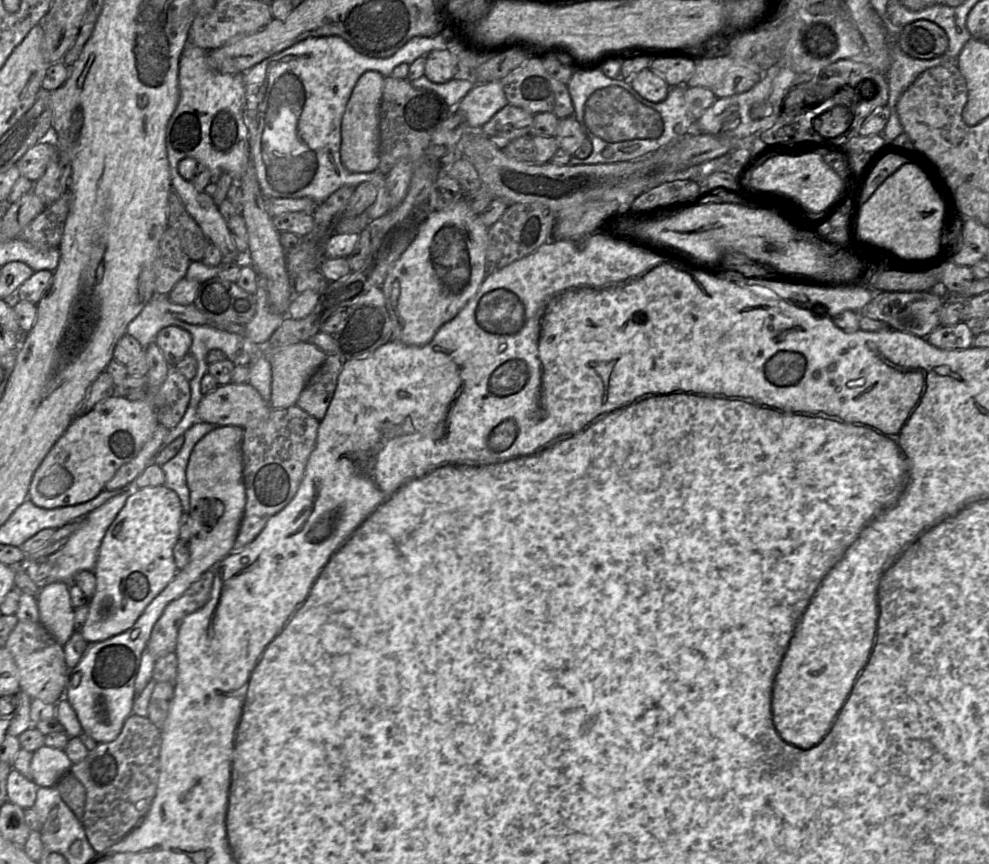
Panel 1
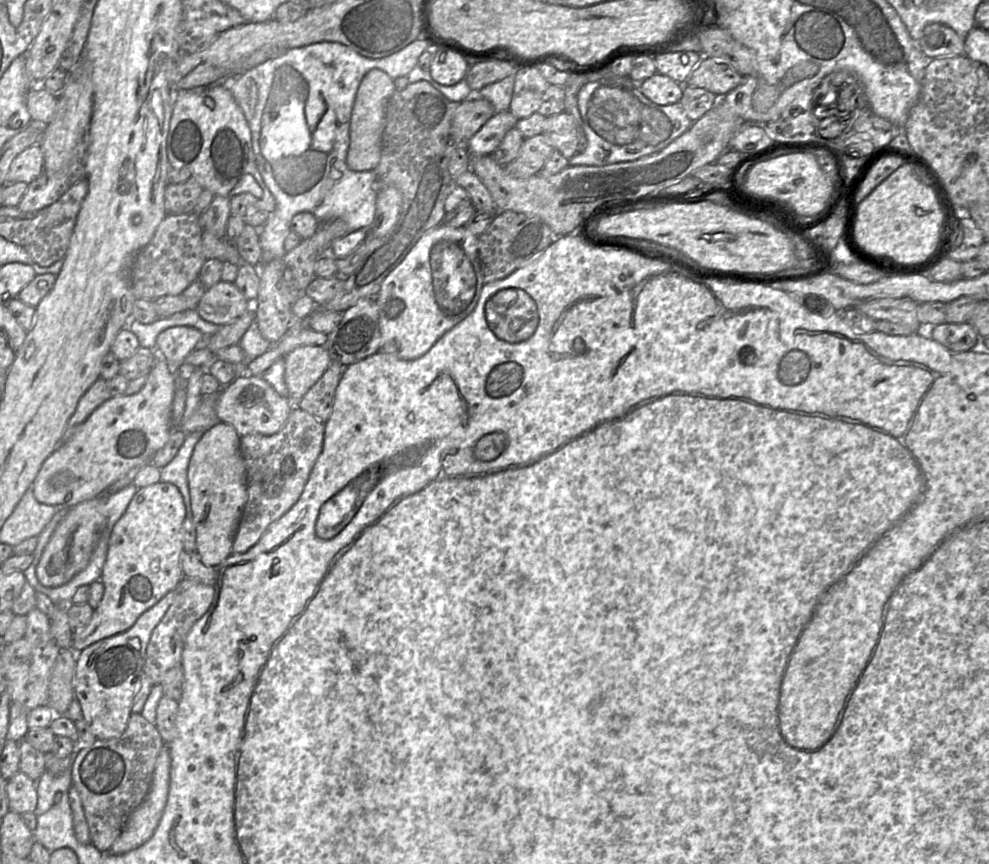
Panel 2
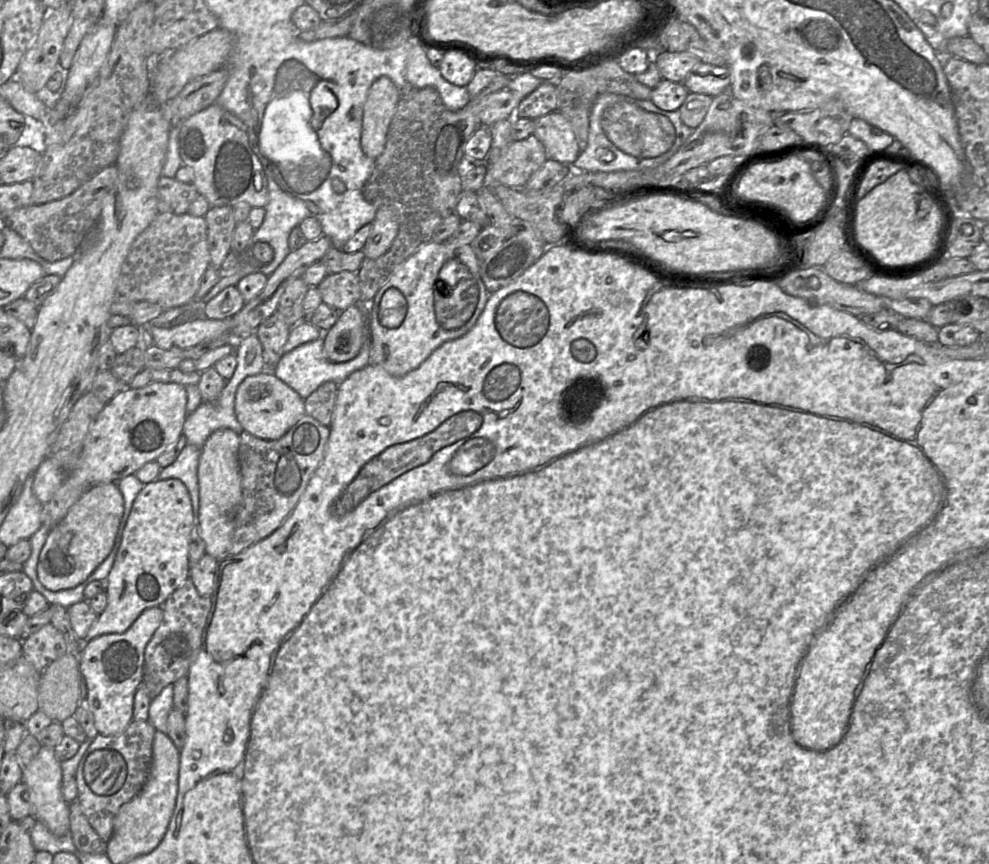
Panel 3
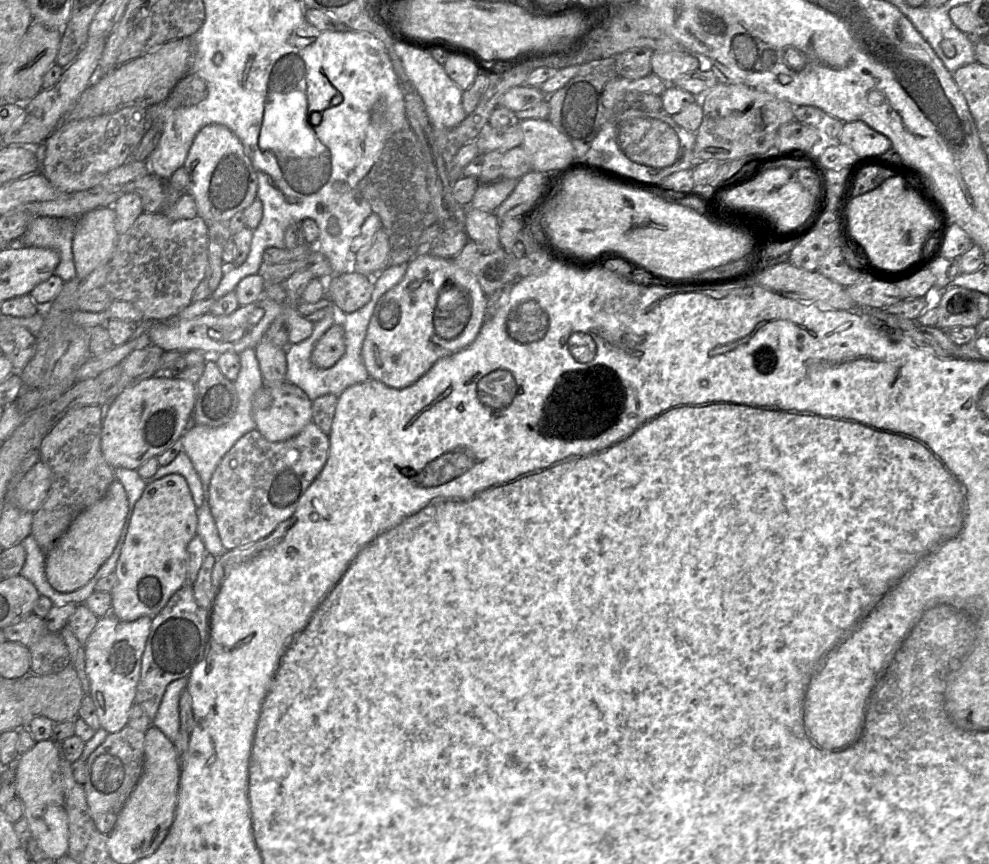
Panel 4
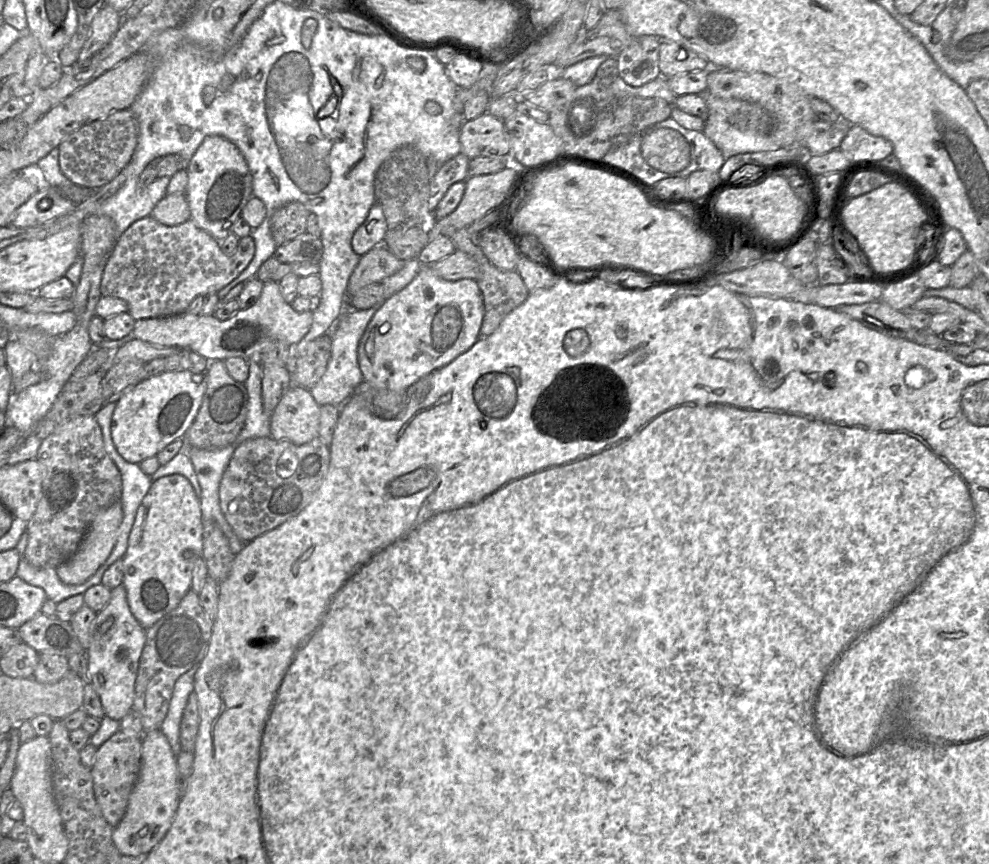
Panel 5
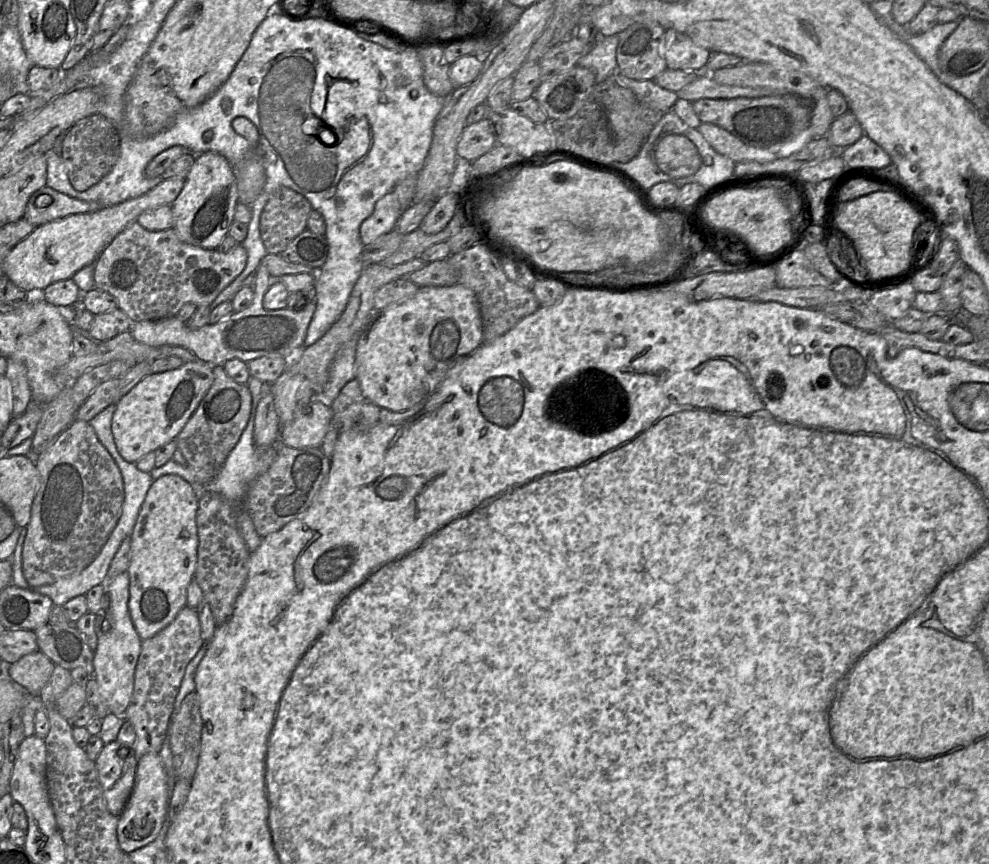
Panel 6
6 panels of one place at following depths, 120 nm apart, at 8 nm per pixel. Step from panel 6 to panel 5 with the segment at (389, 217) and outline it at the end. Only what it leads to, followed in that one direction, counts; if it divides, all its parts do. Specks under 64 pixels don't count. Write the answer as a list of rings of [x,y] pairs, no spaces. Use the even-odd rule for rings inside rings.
[[[375,202],[365,221],[353,234],[351,245],[356,254],[364,255],[377,245],[384,244],[387,222],[381,205]]]

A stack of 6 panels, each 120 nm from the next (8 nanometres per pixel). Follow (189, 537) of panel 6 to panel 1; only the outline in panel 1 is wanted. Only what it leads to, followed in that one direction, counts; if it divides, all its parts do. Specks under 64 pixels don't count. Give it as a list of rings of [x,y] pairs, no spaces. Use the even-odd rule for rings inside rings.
[[[164,485],[135,490],[128,496],[125,505],[107,529],[99,548],[93,569],[96,577],[96,590],[93,597],[88,600],[88,616],[80,629],[83,638],[88,643],[100,642],[130,629],[148,604],[178,572],[173,556],[173,548],[180,539],[179,526],[183,514],[178,494]]]

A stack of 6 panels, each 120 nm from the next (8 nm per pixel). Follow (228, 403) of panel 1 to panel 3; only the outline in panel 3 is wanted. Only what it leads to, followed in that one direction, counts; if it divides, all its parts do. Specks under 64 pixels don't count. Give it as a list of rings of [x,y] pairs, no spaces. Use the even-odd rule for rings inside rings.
[[[271,370],[246,377],[235,393],[234,411],[243,431],[265,440],[281,438],[305,413],[304,399]]]

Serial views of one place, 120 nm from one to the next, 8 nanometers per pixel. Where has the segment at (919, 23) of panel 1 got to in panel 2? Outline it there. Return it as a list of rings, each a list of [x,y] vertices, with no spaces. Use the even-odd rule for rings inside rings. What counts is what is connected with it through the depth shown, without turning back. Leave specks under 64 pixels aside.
[[[941,23],[927,25],[918,42],[922,52],[929,59],[960,56],[965,52],[965,39],[961,38],[952,28]]]

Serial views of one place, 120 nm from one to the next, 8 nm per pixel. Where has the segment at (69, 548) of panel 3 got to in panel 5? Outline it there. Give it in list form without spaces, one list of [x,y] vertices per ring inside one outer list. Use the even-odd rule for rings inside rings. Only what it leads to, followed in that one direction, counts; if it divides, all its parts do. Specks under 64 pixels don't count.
[[[117,501],[93,519],[77,551],[55,568],[63,583],[81,584],[97,571],[116,543],[122,519],[121,501]]]

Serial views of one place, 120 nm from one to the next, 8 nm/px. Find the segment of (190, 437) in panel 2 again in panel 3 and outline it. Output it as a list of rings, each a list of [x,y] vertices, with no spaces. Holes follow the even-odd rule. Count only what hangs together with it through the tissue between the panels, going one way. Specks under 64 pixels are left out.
[[[187,443],[173,463],[161,468],[157,478],[159,480],[176,478],[185,484],[191,497],[195,522],[198,522],[199,515],[199,484],[197,476],[199,456],[200,449]]]

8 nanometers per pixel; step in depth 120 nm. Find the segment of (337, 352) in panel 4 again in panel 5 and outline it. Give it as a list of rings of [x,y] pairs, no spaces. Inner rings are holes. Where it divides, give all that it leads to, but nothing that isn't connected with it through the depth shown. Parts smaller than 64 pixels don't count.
[[[324,334],[309,342],[290,373],[291,387],[310,390],[324,374],[332,349],[331,337]]]

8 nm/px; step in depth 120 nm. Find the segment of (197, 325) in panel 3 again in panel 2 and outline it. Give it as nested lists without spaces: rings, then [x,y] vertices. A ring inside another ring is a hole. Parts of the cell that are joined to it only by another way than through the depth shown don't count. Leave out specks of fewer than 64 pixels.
[[[174,326],[161,331],[156,338],[157,355],[164,358],[173,372],[184,358],[196,349],[202,333],[192,326]]]

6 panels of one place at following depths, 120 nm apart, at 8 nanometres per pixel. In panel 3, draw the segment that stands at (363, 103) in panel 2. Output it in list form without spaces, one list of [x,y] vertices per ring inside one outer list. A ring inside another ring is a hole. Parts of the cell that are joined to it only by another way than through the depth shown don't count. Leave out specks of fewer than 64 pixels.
[[[387,76],[377,78],[368,90],[363,107],[361,148],[376,159],[382,152],[400,93]]]

